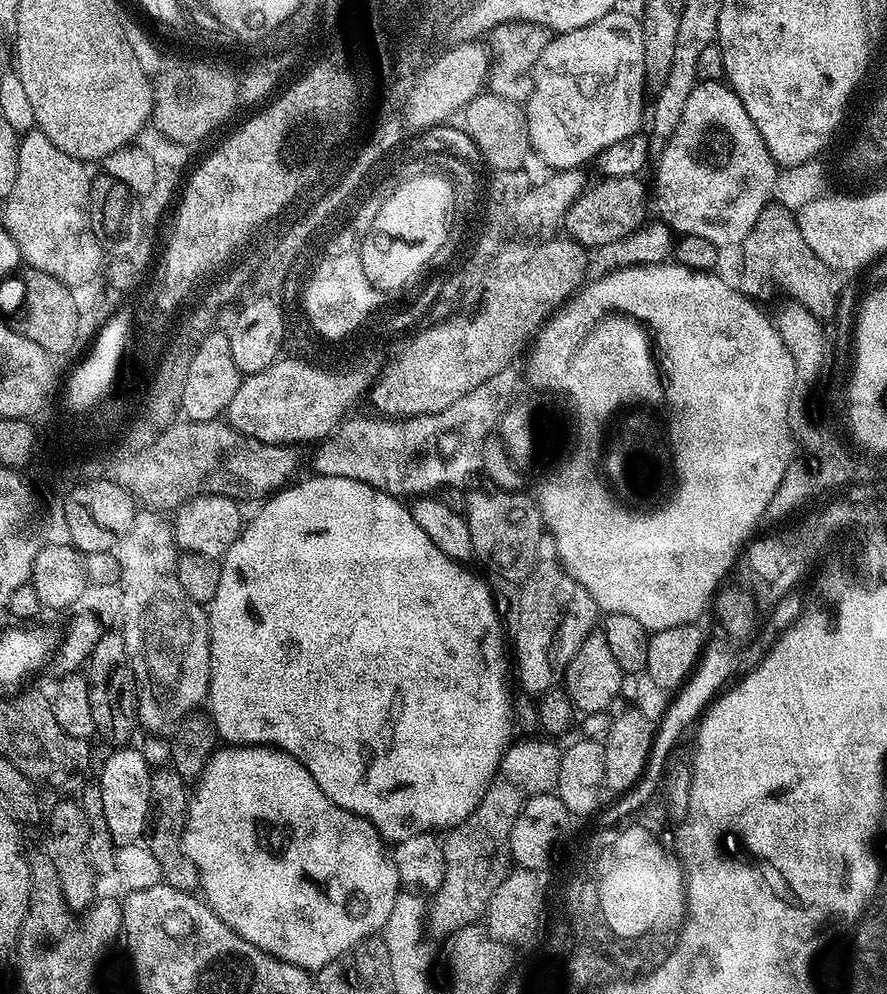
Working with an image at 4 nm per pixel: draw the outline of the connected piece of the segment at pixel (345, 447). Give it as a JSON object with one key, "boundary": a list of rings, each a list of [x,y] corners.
{"boundary":[[[515,367],[507,368],[503,375],[492,380],[485,389],[480,392],[470,390],[466,398],[458,398],[454,406],[446,406],[446,410],[438,410],[434,414],[404,419],[346,421],[331,436],[324,437],[315,445],[316,453],[312,456],[311,471],[317,476],[354,478],[397,498],[432,494],[437,491],[435,488],[440,488],[443,484],[460,484],[467,476],[475,477],[476,464],[480,464],[480,440],[484,440],[484,432],[492,428],[496,412],[504,408],[504,400],[508,400],[508,392],[512,392],[512,374],[515,370]]]}

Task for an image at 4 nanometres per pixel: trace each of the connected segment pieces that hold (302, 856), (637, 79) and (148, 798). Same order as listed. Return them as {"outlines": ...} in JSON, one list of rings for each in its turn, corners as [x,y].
{"outlines":[[[[266,744],[217,747],[205,764],[204,771],[195,781],[194,791],[188,801],[182,847],[184,855],[190,858],[190,862],[194,864],[200,875],[199,891],[217,918],[226,922],[226,926],[233,928],[242,938],[246,938],[246,942],[270,953],[275,960],[299,968],[319,970],[322,966],[326,966],[326,962],[350,951],[356,944],[375,937],[390,918],[390,910],[394,910],[394,902],[402,891],[396,863],[393,862],[386,842],[380,837],[376,827],[350,810],[342,810],[342,806],[330,802],[330,798],[322,794],[318,782],[314,782],[310,770],[306,770],[306,766],[302,766],[302,762],[296,756],[292,756],[282,748]]],[[[610,11],[597,21],[590,22],[589,25],[582,26],[581,29],[570,30],[553,35],[548,44],[538,57],[536,64],[531,69],[532,73],[532,93],[526,99],[526,111],[528,113],[528,143],[531,151],[544,164],[549,164],[552,170],[579,168],[586,165],[587,160],[595,161],[600,153],[614,146],[614,142],[622,142],[622,138],[630,138],[641,131],[640,123],[646,120],[646,102],[644,106],[644,94],[646,87],[644,81],[645,51],[643,49],[643,26],[631,11],[613,12]]],[[[120,746],[104,760],[104,765],[100,768],[98,783],[102,790],[102,814],[106,814],[106,826],[110,830],[110,838],[113,845],[137,843],[147,833],[150,827],[150,813],[152,811],[152,795],[150,786],[152,785],[153,769],[149,767],[146,758],[143,757],[141,749],[134,746]]]]}

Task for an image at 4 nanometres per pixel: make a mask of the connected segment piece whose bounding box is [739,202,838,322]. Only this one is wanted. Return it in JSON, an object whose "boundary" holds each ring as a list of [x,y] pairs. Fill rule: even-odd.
{"boundary":[[[772,202],[762,209],[744,238],[742,250],[744,277],[741,278],[739,287],[745,293],[753,294],[752,292],[759,290],[763,280],[773,280],[789,292],[788,296],[793,301],[799,302],[821,322],[833,319],[838,291],[837,282],[832,281],[834,273],[826,266],[826,262],[822,262],[822,258],[818,258],[818,254],[814,254],[814,250],[810,250],[810,246],[806,246],[806,238],[802,238],[802,230],[791,207]]]}

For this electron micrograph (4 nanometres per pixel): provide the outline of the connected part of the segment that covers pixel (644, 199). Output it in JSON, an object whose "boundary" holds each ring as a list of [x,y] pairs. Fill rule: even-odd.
{"boundary":[[[604,176],[596,185],[587,187],[564,216],[563,231],[571,239],[589,250],[606,246],[606,242],[618,242],[645,223],[650,212],[650,192],[644,189],[640,176]]]}

